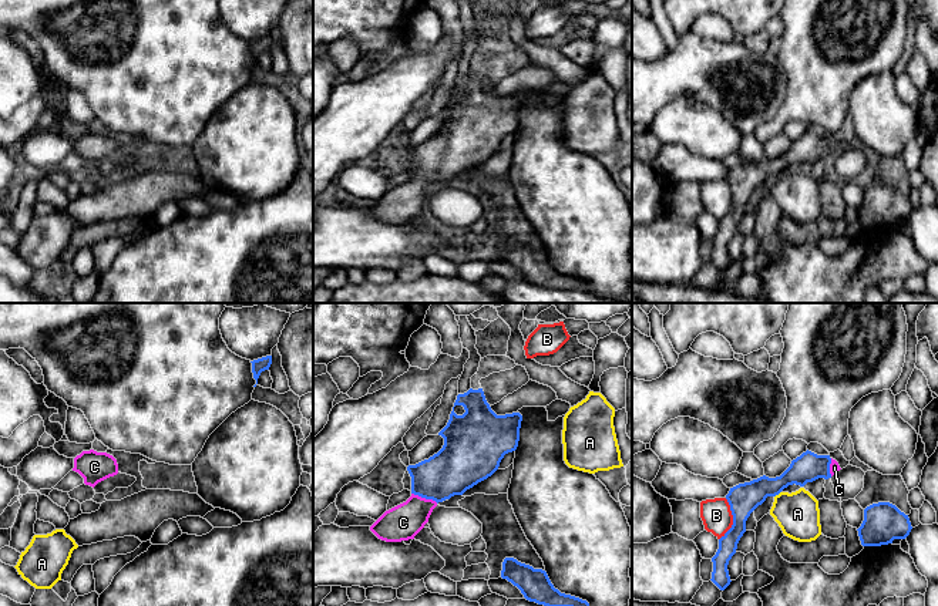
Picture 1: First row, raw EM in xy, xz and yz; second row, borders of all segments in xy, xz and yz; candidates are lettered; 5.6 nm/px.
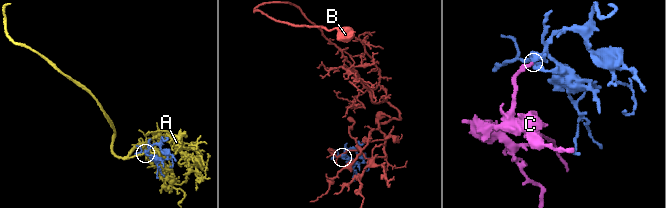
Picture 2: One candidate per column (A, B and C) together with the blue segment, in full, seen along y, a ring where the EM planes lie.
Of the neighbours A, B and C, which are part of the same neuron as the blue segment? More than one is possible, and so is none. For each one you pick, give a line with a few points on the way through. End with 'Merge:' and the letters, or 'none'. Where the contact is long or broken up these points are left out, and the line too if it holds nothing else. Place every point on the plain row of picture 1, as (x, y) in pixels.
C: Path across: xz (457, 148), (424, 178), (420, 187), (403, 204)
Merge: C

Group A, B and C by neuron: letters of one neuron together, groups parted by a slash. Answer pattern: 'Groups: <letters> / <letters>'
Groups: A / B / C

